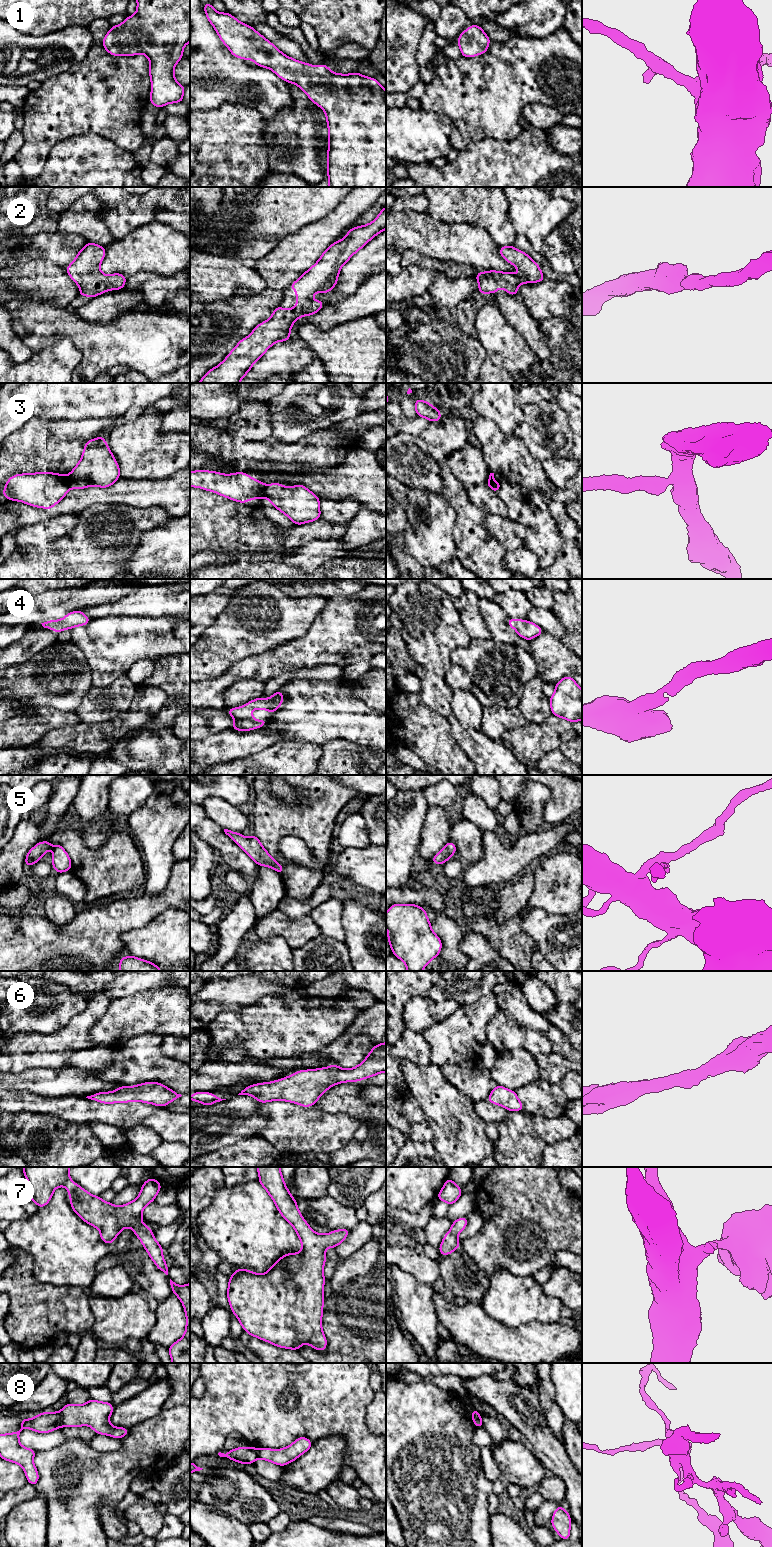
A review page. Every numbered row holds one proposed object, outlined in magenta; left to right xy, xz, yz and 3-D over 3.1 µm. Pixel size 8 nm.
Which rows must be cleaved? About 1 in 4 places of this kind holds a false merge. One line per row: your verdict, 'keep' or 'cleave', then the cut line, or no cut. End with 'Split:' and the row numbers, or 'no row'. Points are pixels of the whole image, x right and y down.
1: keep; no cut
2: keep; no cut
3: cleave; cut in yz along (488, 480), (500, 485)
4: keep; no cut
5: keep; no cut
6: keep; no cut
7: keep; no cut
8: cleave; cut in xy along (59, 1412), (61, 1425)
Split: 3, 8

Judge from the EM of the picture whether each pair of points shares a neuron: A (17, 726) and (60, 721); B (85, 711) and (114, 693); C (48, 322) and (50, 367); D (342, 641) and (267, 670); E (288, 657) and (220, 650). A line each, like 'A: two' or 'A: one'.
A: one
B: one
C: two
D: one
E: two

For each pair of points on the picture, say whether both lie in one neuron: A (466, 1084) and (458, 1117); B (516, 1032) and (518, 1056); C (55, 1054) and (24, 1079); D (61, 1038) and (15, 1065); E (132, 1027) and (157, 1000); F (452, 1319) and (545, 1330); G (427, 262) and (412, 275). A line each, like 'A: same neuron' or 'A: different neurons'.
A: different neurons
B: different neurons
C: different neurons
D: same neuron
E: same neuron
F: same neuron
G: different neurons

